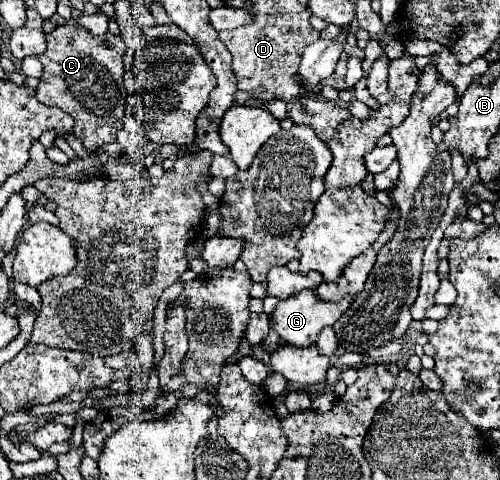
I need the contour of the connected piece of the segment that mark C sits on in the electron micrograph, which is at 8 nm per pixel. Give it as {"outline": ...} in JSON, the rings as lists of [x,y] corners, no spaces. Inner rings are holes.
{"outline":[[[70,23],[58,25],[46,35],[46,41],[46,53],[38,55],[44,65],[44,75],[36,87],[38,101],[66,111],[76,121],[74,135],[86,145],[88,151],[98,151],[100,147],[114,143],[116,133],[122,129],[124,117],[126,89],[122,85],[122,55],[126,45],[112,33],[92,37],[86,29]]]}

